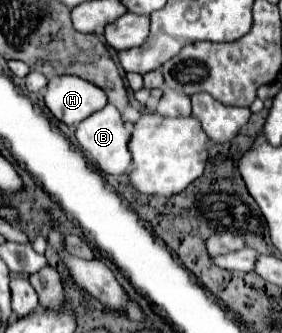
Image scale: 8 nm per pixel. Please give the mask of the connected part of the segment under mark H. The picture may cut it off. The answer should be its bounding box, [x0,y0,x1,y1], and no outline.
[44,75,106,125]

